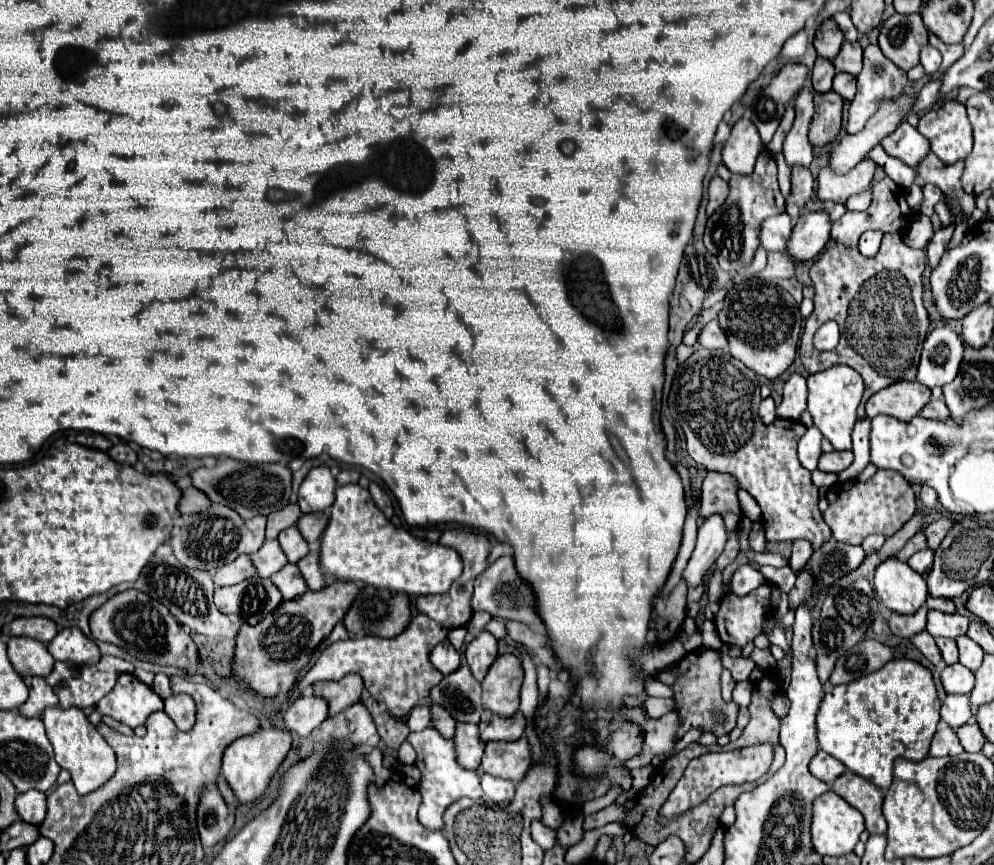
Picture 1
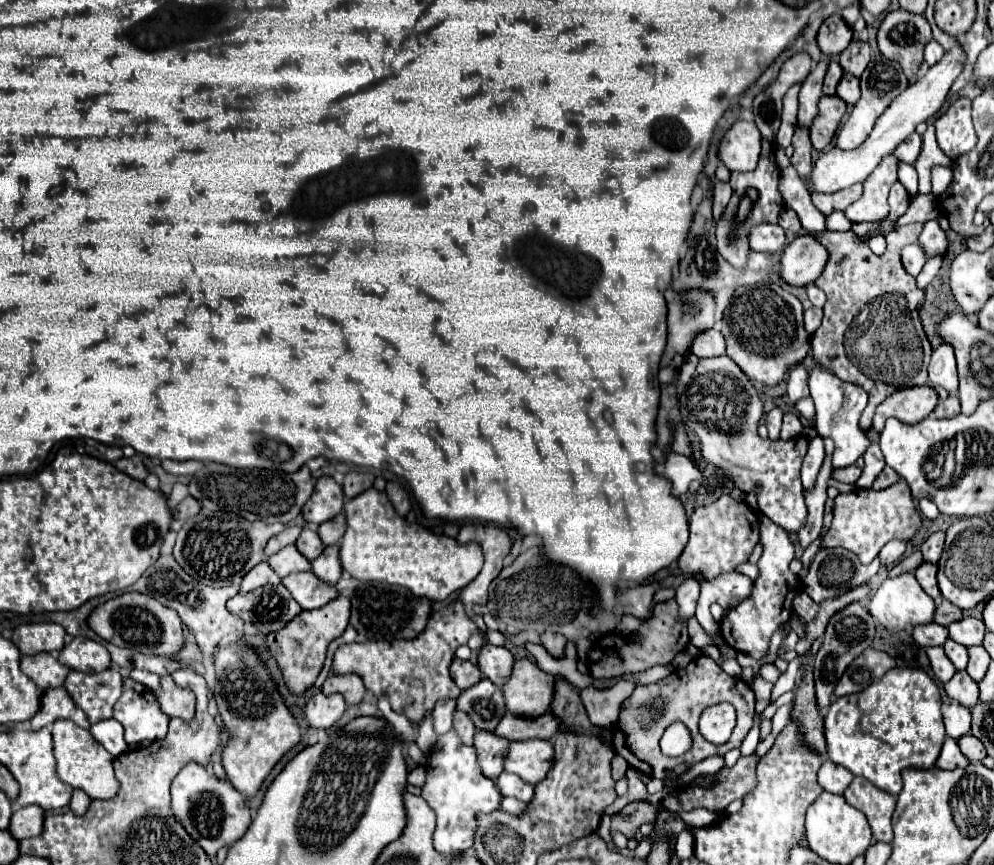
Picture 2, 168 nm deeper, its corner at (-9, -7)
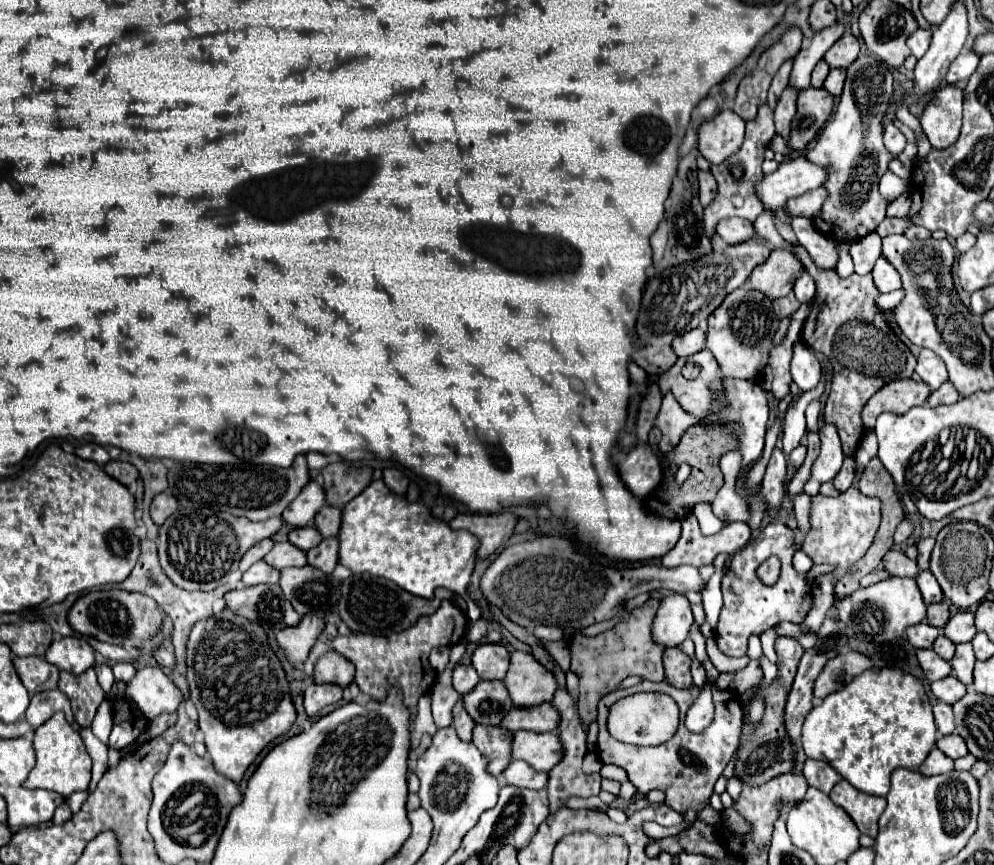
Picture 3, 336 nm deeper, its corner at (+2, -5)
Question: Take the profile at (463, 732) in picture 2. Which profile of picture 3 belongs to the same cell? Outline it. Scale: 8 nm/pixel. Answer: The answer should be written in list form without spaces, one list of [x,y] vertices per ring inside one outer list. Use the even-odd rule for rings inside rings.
[[[460,702],[454,706],[454,724],[452,726],[456,728],[460,740],[464,740],[464,742],[472,740],[472,730],[474,730],[476,722],[468,716],[464,704],[460,704]]]

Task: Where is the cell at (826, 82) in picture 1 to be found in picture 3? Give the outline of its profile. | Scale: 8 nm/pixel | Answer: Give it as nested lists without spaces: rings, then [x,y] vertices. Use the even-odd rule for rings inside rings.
[[[820,60],[820,62],[816,64],[814,72],[812,72],[812,86],[814,86],[814,88],[820,88],[820,86],[824,84],[824,80],[826,80],[828,72],[830,72],[830,66],[828,66],[824,60]]]

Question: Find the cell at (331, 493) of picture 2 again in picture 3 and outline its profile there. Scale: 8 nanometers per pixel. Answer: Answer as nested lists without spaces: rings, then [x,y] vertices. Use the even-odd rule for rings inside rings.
[[[308,482],[300,492],[300,496],[296,496],[296,500],[292,500],[292,504],[284,510],[282,518],[294,528],[306,526],[312,522],[312,518],[324,506],[324,502],[326,500],[324,500],[322,486],[316,482]]]

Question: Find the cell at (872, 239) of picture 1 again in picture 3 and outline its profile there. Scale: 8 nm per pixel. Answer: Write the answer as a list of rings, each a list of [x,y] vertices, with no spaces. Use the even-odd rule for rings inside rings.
[[[874,232],[864,240],[850,244],[850,256],[854,262],[854,272],[866,276],[872,272],[874,262],[880,258],[880,236]]]

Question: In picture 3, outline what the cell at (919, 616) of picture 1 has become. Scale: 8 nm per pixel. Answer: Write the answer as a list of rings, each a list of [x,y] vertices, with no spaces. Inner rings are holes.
[[[920,622],[916,626],[910,626],[906,630],[906,634],[908,634],[908,642],[914,648],[932,648],[932,644],[938,638],[940,630],[938,628],[932,628],[928,622]]]

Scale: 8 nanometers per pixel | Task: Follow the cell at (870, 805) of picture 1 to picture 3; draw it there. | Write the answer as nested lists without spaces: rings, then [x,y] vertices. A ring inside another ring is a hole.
[[[842,780],[832,788],[830,800],[846,810],[846,814],[854,820],[862,834],[868,834],[870,838],[878,834],[878,818],[886,808],[886,798],[864,794],[856,790],[850,782]]]

